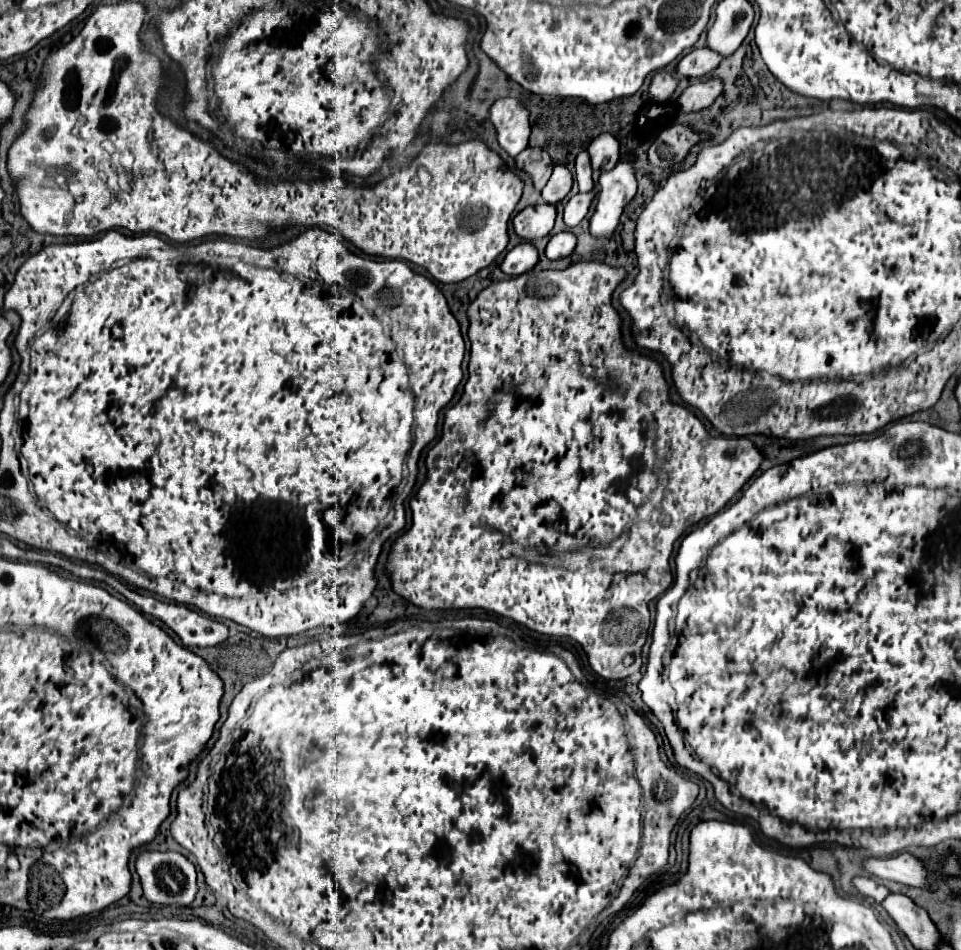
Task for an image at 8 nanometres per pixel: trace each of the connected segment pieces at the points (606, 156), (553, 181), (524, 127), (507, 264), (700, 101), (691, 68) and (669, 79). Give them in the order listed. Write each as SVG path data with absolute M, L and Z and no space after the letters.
M603 133L591 141L587 153L595 171L611 171L619 163L619 141L613 135Z
M555 165L553 169L553 175L549 179L549 183L545 185L543 189L543 201L545 203L559 203L563 201L563 197L571 191L571 185L573 185L573 177L571 177L571 171L565 167L565 165Z
M497 99L489 115L499 145L511 155L517 157L529 143L529 111L517 99Z
M521 243L517 247L513 247L503 263L501 263L501 271L505 275L511 275L511 277L517 277L521 273L527 273L531 271L535 265L539 263L539 257L537 257L537 249L531 245L531 243Z
M707 79L701 83L693 83L681 93L681 97L677 99L677 105L683 113L703 111L719 97L721 91L723 91L723 83L719 79Z
M703 47L703 49L693 49L691 53L687 53L679 65L677 65L677 75L679 77L687 77L687 79L703 79L707 75L711 75L719 63L721 63L721 55Z
M657 73L649 85L649 99L653 103L665 103L677 87L677 77L673 73Z

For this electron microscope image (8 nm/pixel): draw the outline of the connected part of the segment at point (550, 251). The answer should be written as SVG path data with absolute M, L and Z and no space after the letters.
M563 231L563 233L557 233L551 237L551 241L547 243L547 249L545 249L545 255L547 259L561 259L561 257L569 257L575 249L575 243L577 243L577 237L569 231Z

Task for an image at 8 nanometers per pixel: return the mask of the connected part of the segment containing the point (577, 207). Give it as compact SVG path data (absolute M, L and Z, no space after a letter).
M577 193L577 195L573 195L573 197L567 201L565 213L563 213L563 221L565 221L565 225L567 225L569 229L571 229L571 227L577 227L577 225L583 221L583 217L585 217L587 211L589 211L591 197L593 197L593 193Z

